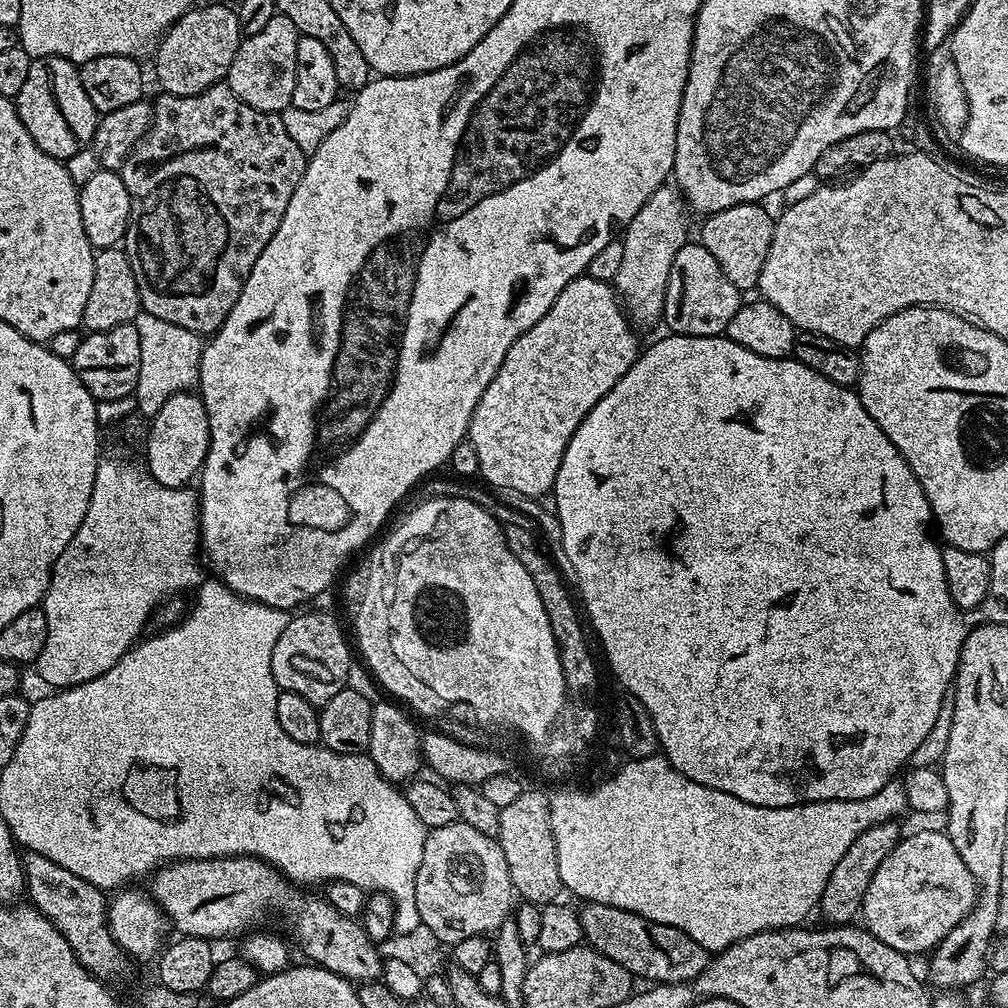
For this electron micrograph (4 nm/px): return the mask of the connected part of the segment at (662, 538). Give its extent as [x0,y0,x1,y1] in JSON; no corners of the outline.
[554,334,967,808]

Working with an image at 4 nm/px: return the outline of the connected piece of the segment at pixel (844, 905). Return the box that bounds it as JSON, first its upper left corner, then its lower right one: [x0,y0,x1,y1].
[818,821,902,926]

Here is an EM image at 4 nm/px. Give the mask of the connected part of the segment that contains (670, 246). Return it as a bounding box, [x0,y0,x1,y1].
[612,184,688,329]

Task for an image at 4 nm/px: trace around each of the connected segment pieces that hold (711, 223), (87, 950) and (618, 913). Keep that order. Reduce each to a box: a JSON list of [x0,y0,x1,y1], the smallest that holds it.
[[700,203,774,290],[24,851,130,982],[579,901,708,984]]

